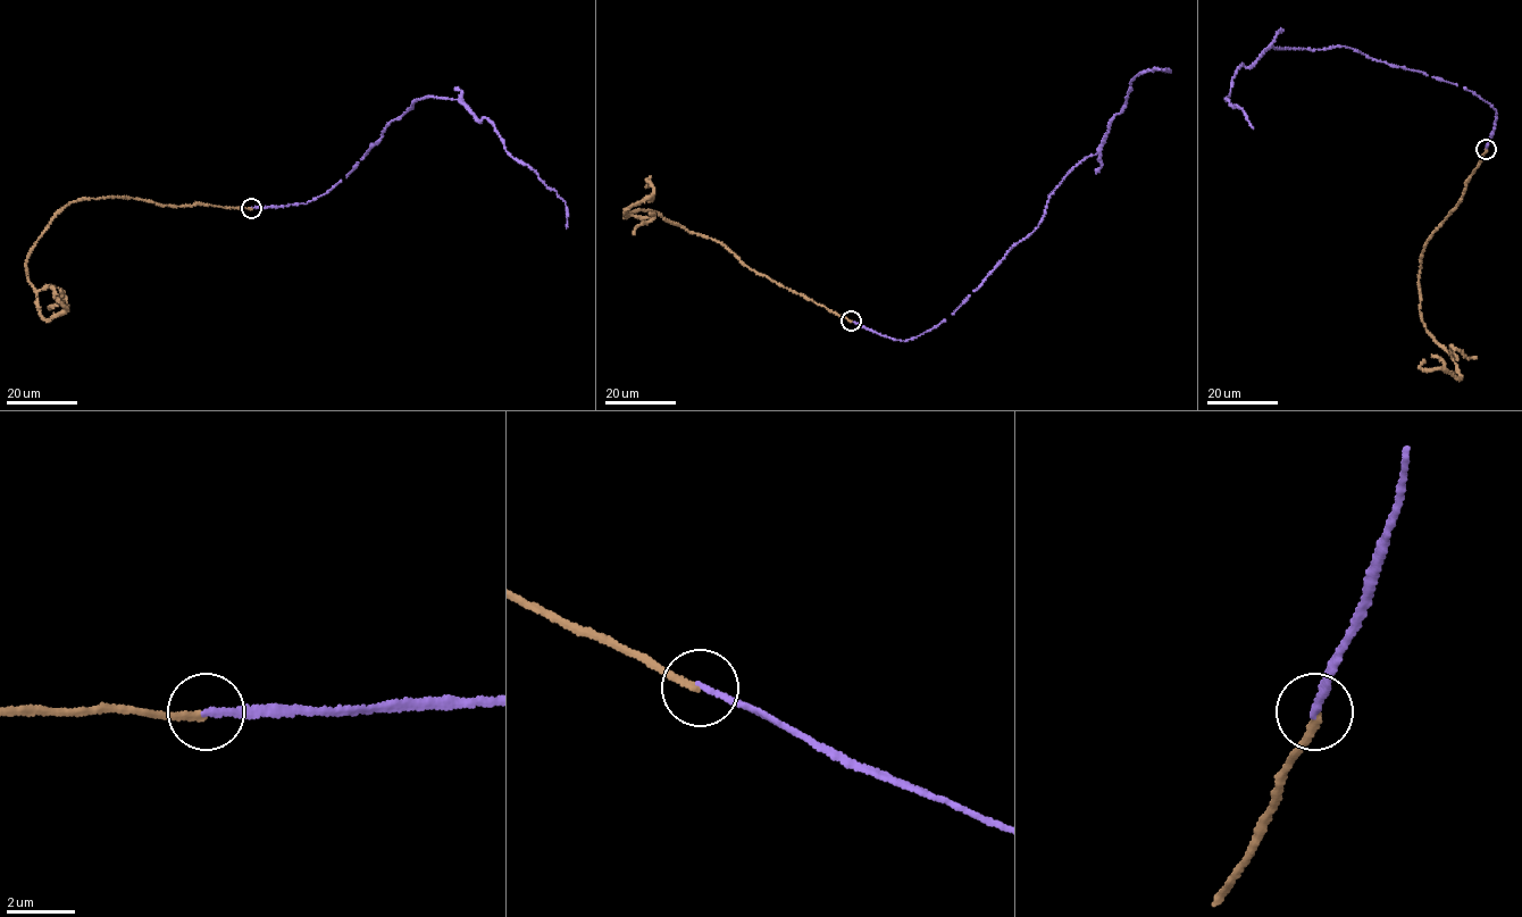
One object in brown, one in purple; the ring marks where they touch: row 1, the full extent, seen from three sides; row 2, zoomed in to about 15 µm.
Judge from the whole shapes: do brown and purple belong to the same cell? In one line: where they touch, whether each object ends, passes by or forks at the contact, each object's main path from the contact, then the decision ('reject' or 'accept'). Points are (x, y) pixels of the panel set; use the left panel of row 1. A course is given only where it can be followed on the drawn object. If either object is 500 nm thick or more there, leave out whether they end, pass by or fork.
(251, 208) | brown ends | purple ends | brown via (251, 208), (172, 206), (132, 197), (72, 201), (52, 218), (25, 264), (46, 319), (67, 309), (50, 286) | purple via (251, 208), (328, 192), (412, 103), (445, 98), (487, 119), (507, 152), (553, 189), (567, 228) | reject

